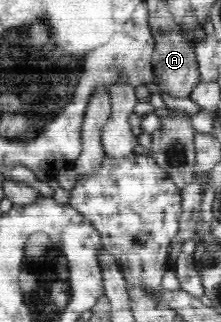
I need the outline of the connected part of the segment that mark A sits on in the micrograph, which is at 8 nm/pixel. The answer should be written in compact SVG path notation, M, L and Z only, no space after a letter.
M179 28L170 33L158 33L153 51L154 81L159 84L159 91L170 97L189 97L199 83L199 69L194 44L188 40Z

